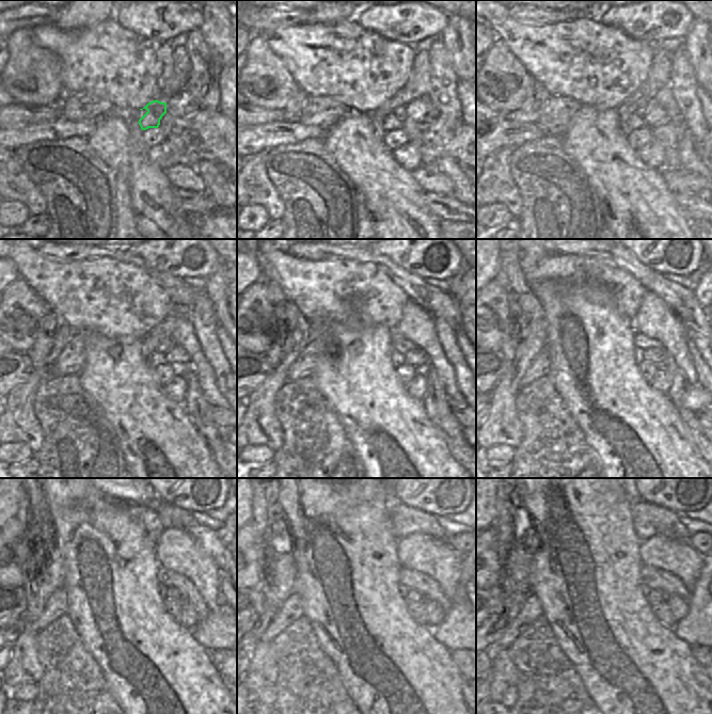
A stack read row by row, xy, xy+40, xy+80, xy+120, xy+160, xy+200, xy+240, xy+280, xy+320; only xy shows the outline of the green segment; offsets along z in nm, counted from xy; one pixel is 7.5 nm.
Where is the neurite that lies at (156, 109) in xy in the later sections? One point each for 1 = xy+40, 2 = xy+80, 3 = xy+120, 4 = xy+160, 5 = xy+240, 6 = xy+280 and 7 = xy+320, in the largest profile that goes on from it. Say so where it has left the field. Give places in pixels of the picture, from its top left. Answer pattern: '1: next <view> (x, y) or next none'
1: next xy+40 (394, 121)
2: next xy+80 (635, 121)
3: next xy+120 (159, 358)
4: next xy+160 (400, 345)
5: next xy+240 (165, 577)
6: next xy+280 (409, 578)
7: next xy+320 (651, 577)

